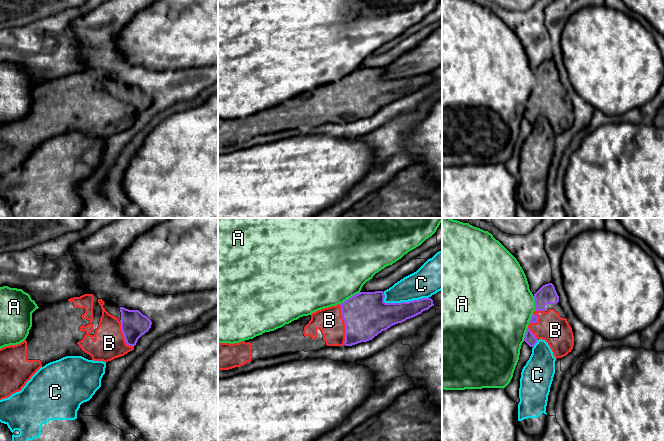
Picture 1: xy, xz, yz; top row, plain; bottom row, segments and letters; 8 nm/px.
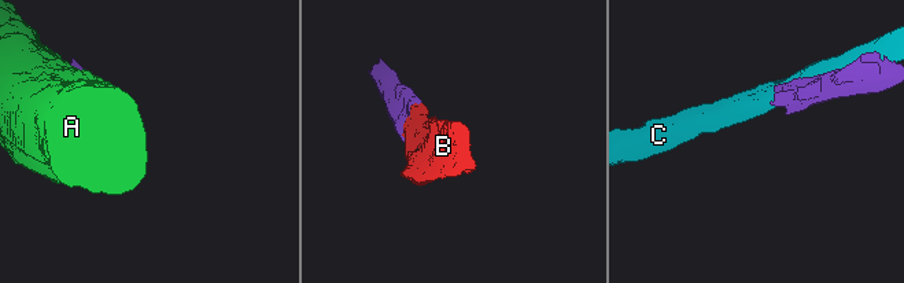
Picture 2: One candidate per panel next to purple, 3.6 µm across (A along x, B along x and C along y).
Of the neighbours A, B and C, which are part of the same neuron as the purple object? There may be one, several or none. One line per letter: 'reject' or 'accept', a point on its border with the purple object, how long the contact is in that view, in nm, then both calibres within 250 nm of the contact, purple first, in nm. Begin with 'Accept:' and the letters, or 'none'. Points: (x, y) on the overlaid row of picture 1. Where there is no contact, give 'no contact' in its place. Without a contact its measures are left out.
Accept: B
A: reject; contact xz (351, 297); length 190 nm; calibres 360 and 500 nm
B: accept; contact xz (345, 324); length 340 nm; calibres 360 and 200 nm
C: reject; contact xz (402, 302); length 380 nm; calibres 280 and 240 nm

